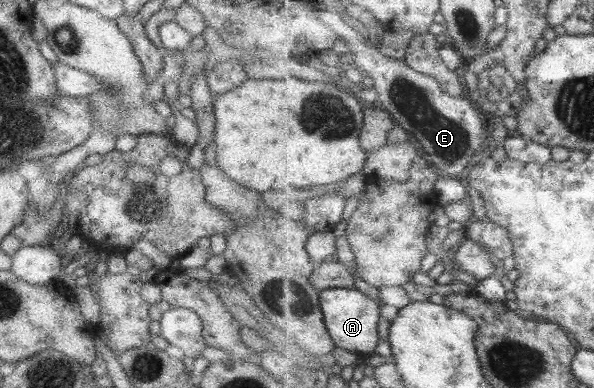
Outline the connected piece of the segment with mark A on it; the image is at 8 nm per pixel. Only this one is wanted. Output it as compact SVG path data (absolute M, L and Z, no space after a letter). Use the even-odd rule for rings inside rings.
M330 287L321 290L321 307L329 333L339 348L357 355L373 354L376 346L380 344L380 336L378 336L378 322L382 318L380 304L382 306L385 302L381 300L378 303L357 289Z

